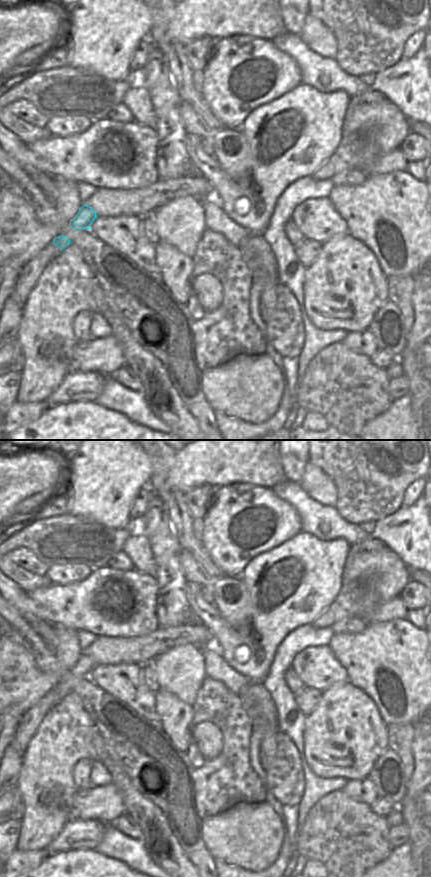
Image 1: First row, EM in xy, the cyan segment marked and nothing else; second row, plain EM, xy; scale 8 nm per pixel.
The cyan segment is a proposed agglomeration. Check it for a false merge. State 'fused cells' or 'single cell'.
single cell

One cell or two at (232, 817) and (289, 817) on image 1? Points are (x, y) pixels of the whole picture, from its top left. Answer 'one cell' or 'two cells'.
two cells

